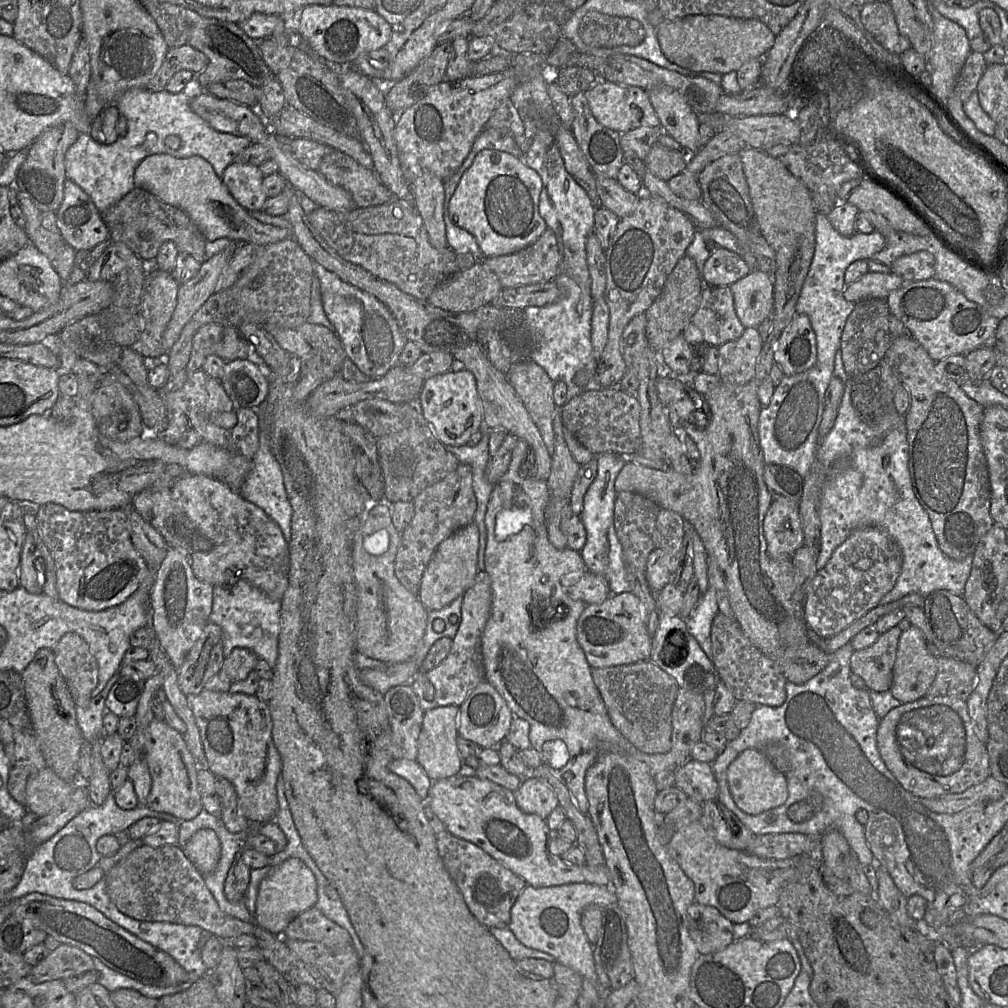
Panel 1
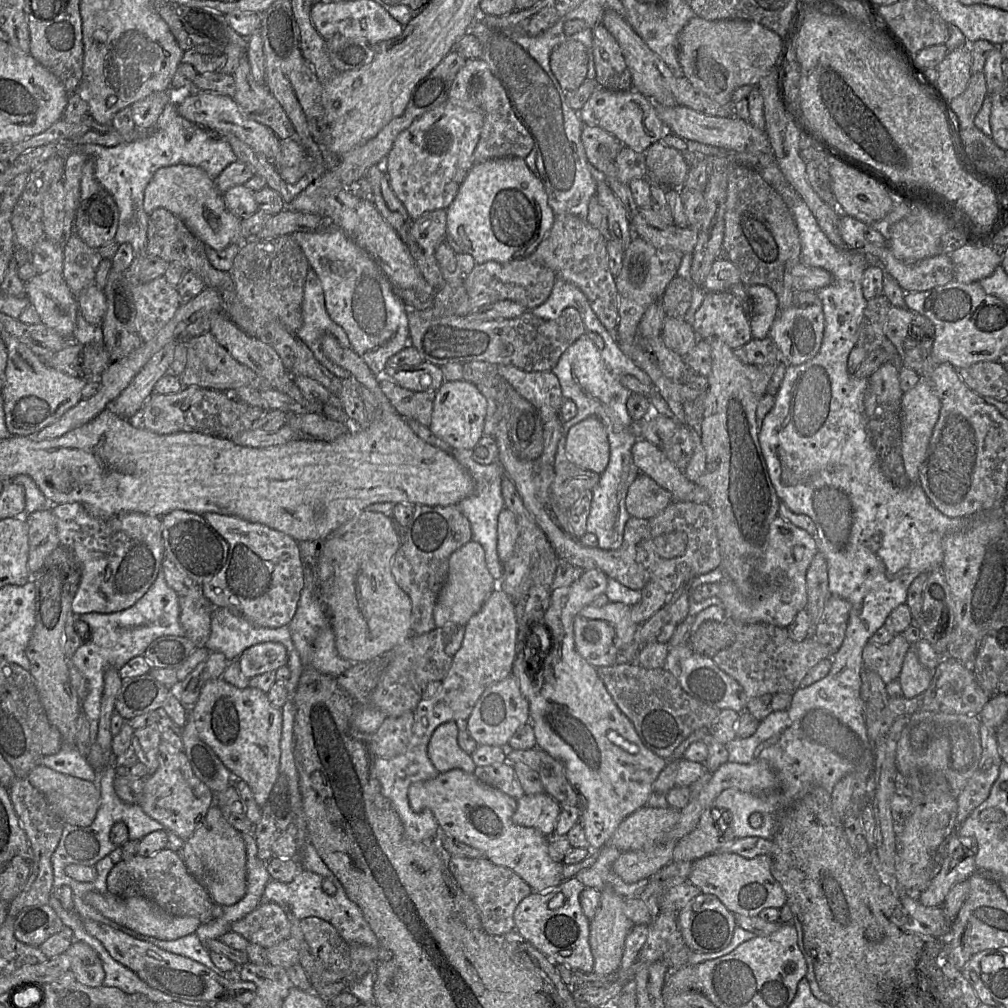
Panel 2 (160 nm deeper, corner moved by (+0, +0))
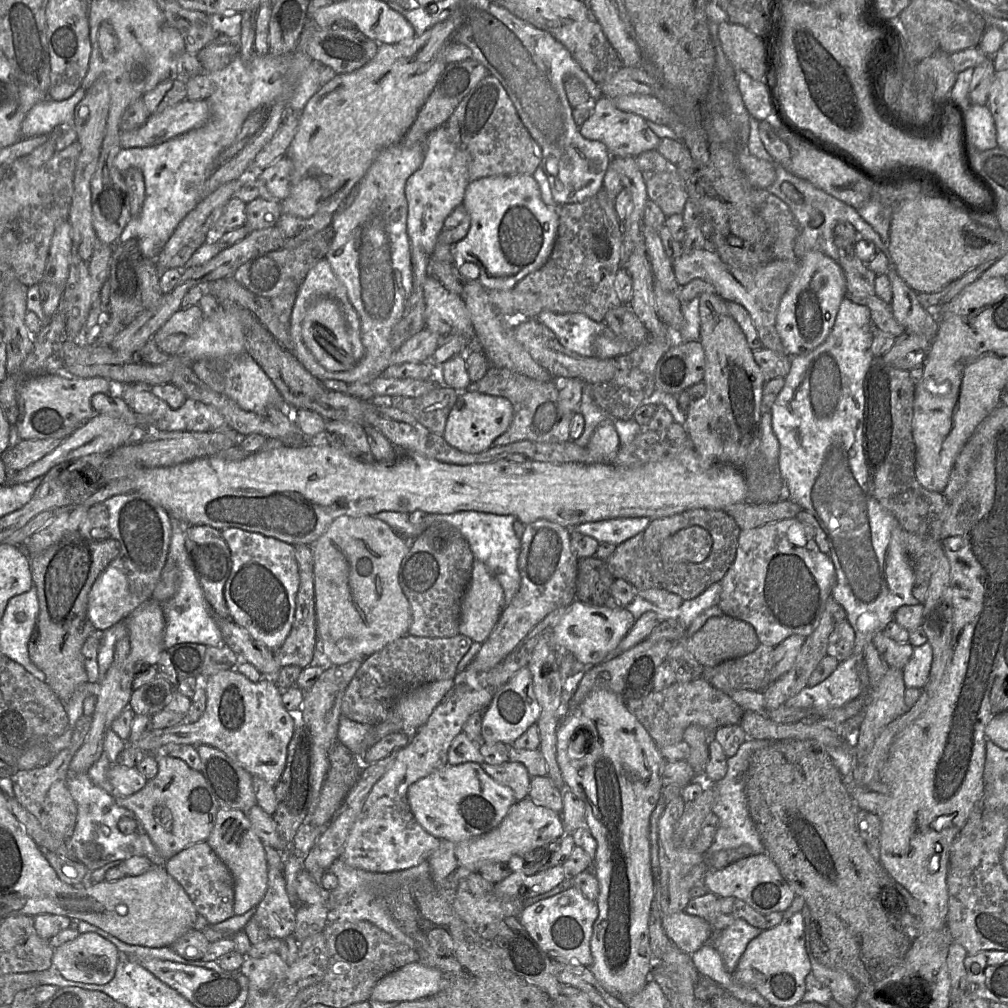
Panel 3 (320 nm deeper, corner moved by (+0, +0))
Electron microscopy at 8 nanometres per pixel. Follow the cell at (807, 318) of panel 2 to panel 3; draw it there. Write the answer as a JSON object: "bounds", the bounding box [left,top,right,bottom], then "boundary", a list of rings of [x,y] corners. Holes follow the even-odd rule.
{"bounds":[776,250,846,355],"boundary":[[[815,250],[799,260],[796,275],[779,304],[776,317],[776,330],[788,355],[806,355],[825,341],[846,292],[845,276],[838,262]]]}

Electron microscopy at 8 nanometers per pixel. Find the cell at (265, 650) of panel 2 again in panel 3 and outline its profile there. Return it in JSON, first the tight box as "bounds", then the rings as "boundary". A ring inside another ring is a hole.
{"bounds":[273,544,318,669],"boundary":[[[300,544],[295,546],[295,558],[300,575],[299,590],[296,598],[295,619],[285,642],[280,648],[273,651],[273,656],[281,667],[295,665],[303,669],[310,666],[313,661],[318,643],[313,551],[311,545]]]}

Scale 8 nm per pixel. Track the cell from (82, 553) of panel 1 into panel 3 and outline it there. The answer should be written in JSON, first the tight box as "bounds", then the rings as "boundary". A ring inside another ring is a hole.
{"bounds":[79,493,171,631],"boundary":[[[140,493],[115,495],[89,507],[81,522],[79,533],[92,540],[114,539],[119,542],[119,552],[94,582],[89,594],[88,617],[96,629],[105,631],[126,617],[140,604],[152,597],[168,558],[171,540],[170,514],[158,503]]]}

